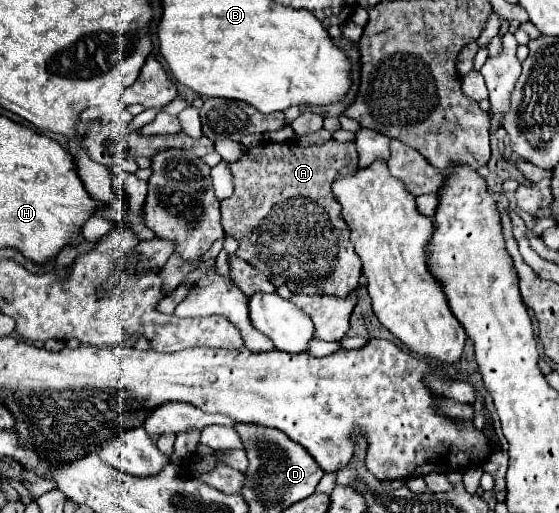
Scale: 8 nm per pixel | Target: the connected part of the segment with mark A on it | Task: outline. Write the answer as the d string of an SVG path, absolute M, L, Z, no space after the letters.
M327 141L323 145L311 145L311 147L303 147L297 143L263 143L263 145L255 145L251 149L247 149L243 153L243 157L235 163L229 165L229 171L233 175L233 185L235 191L229 199L221 201L221 225L225 229L227 235L233 235L239 241L239 257L243 261L247 261L249 265L253 265L255 269L259 269L261 273L265 273L269 277L269 281L279 287L279 285L287 285L291 289L291 293L325 293L325 295L339 295L345 297L345 293L351 293L355 287L359 287L359 277L361 277L361 261L359 255L355 253L353 243L349 241L349 227L341 217L341 205L335 199L333 191L331 191L331 183L345 173L355 173L357 171L357 151L353 143L337 143L337 141Z

